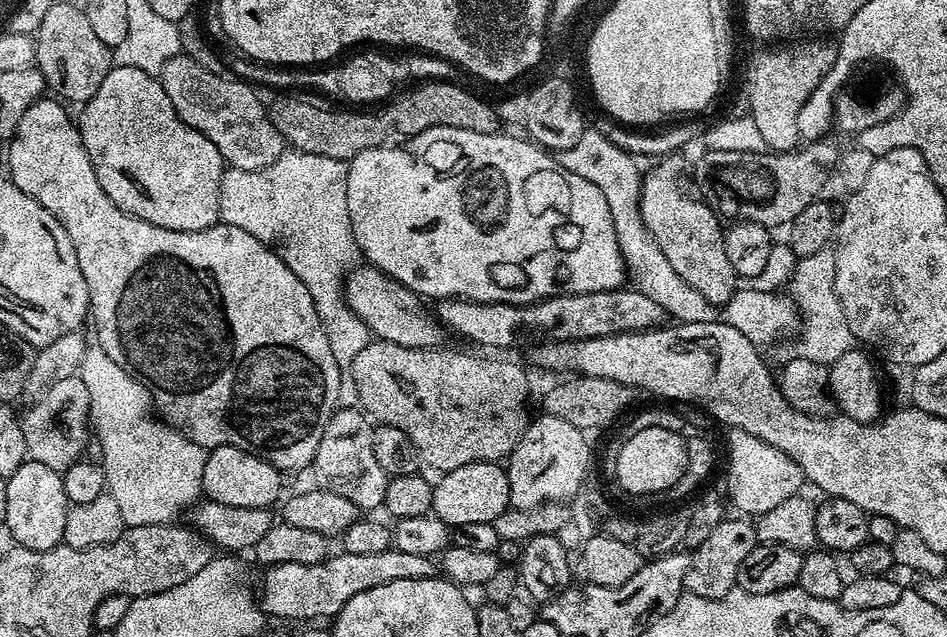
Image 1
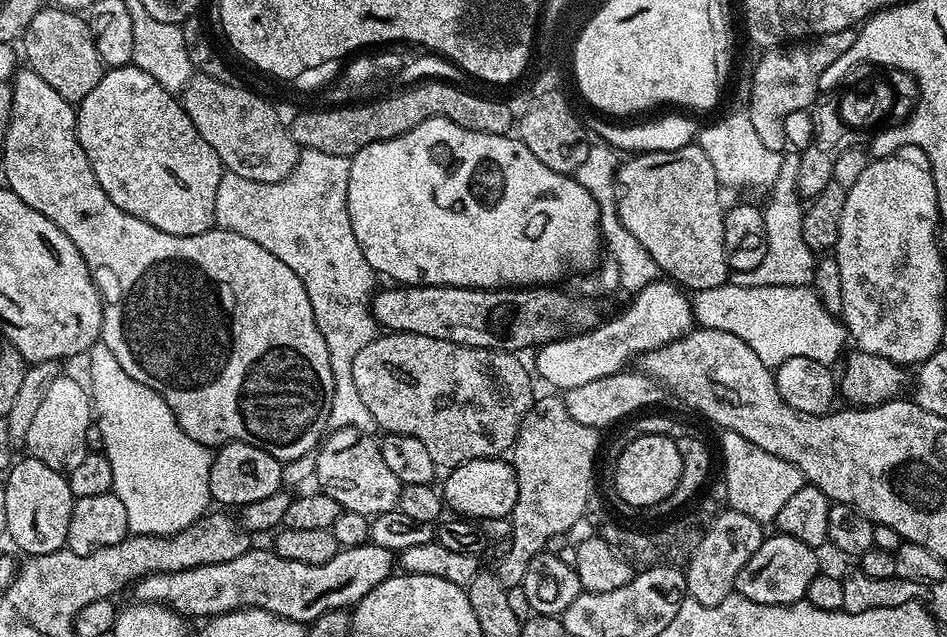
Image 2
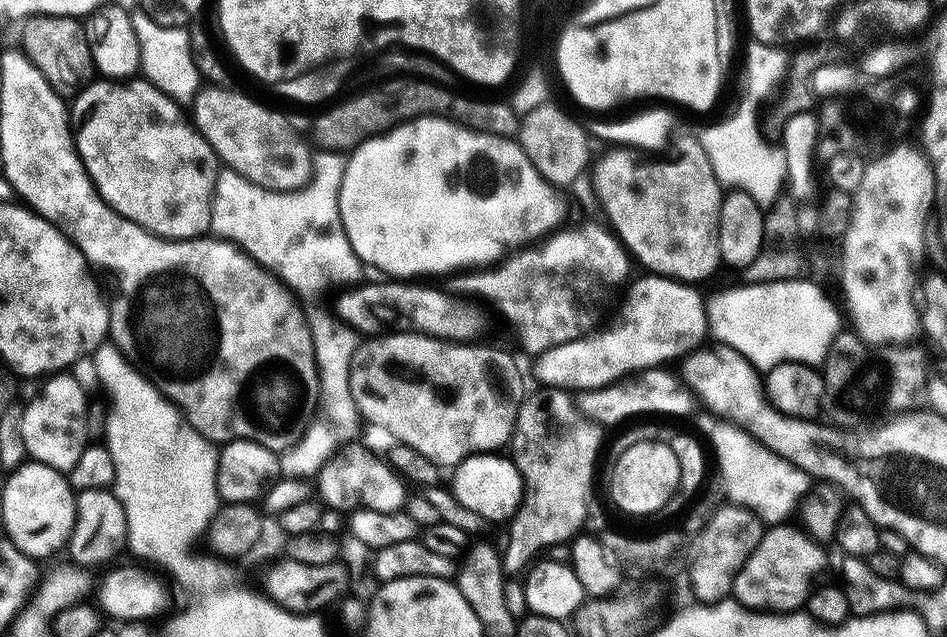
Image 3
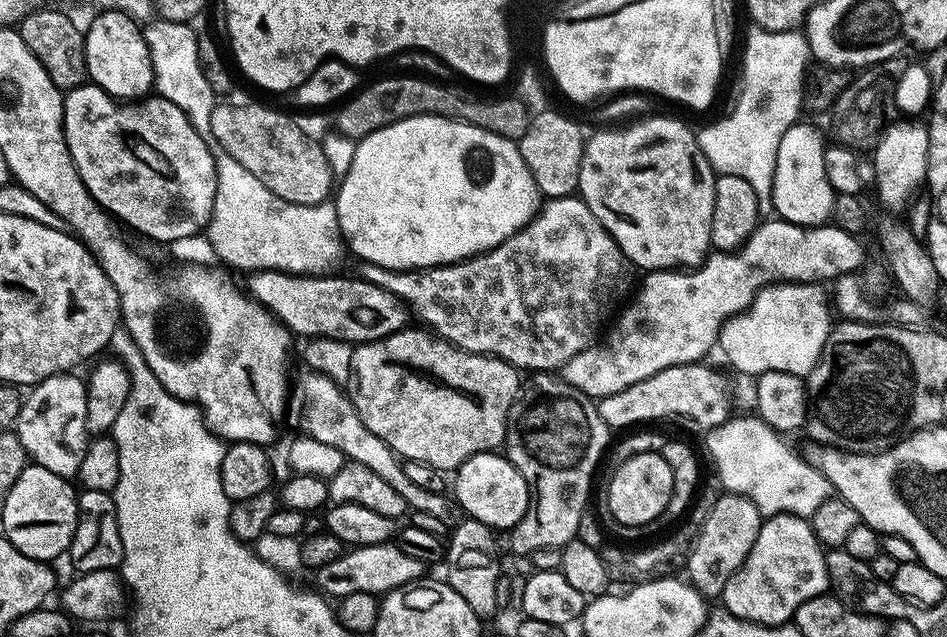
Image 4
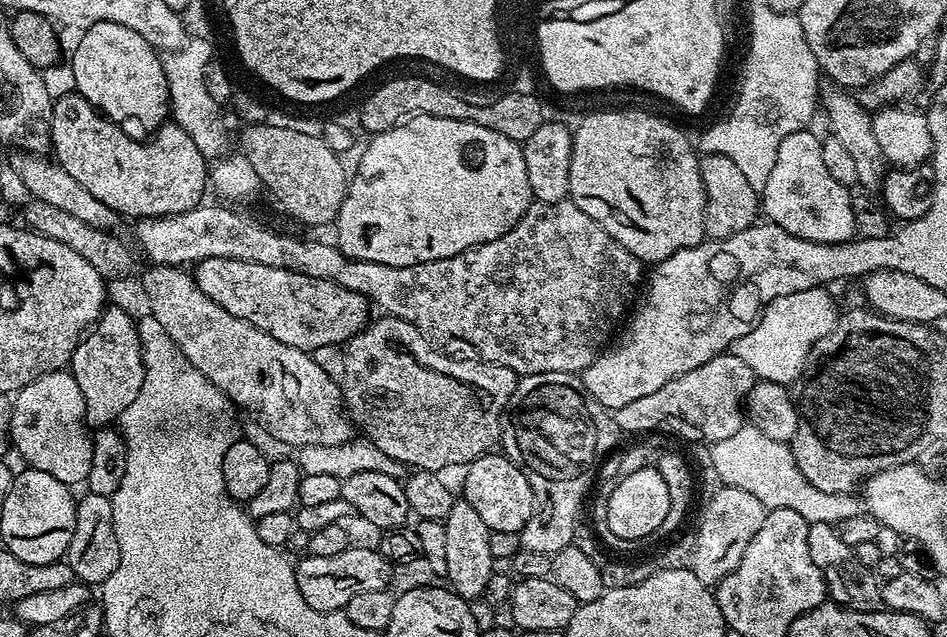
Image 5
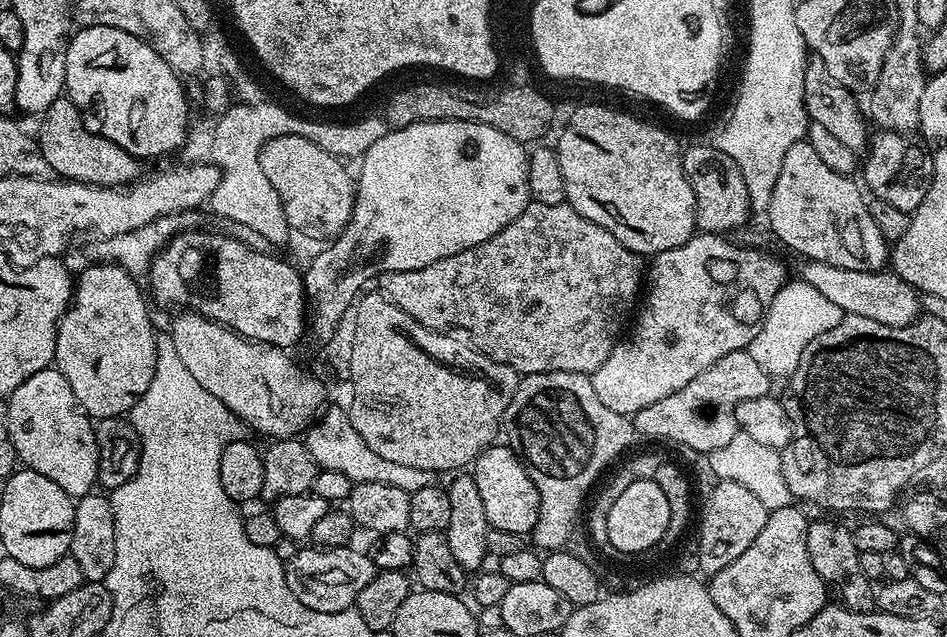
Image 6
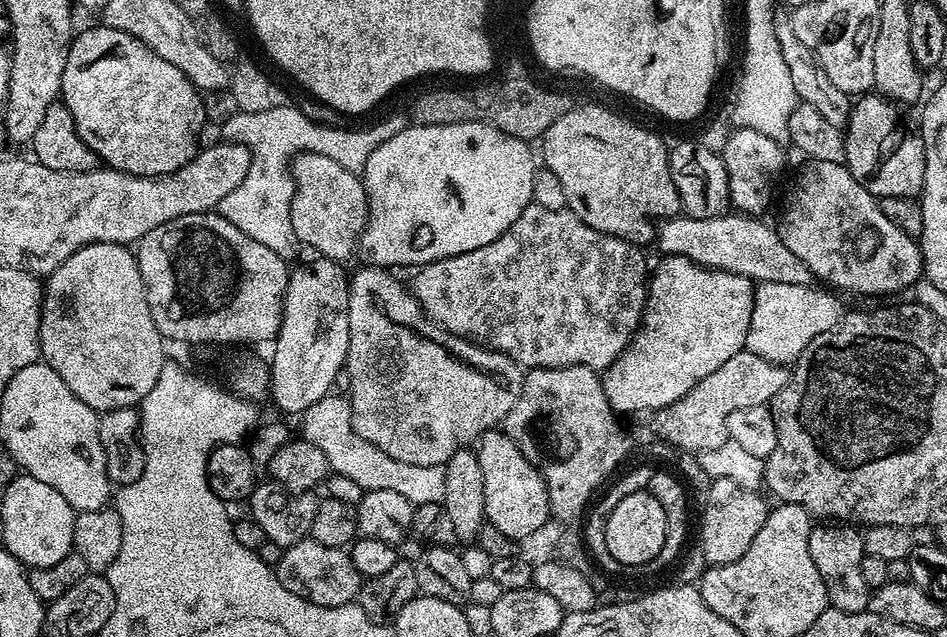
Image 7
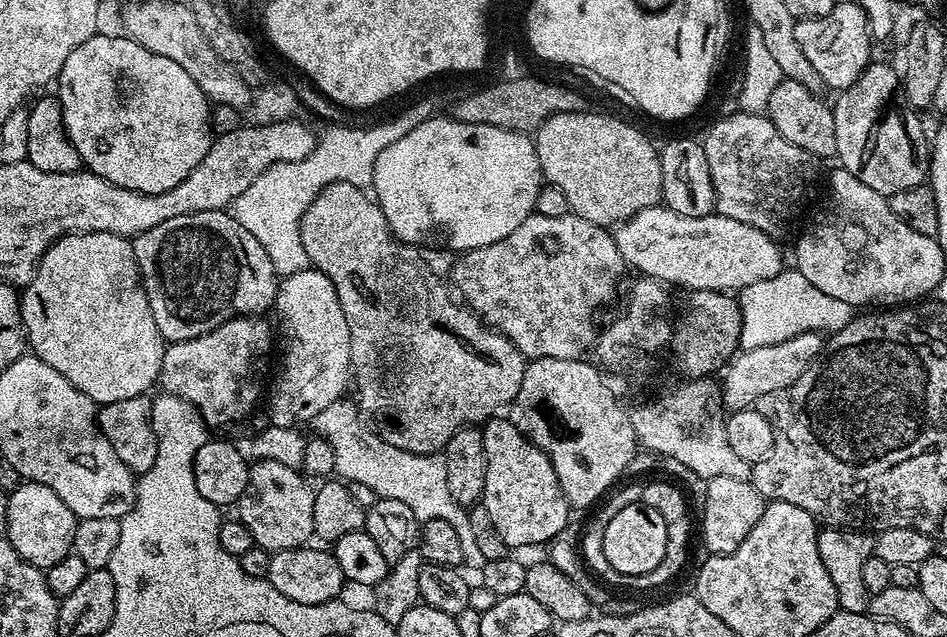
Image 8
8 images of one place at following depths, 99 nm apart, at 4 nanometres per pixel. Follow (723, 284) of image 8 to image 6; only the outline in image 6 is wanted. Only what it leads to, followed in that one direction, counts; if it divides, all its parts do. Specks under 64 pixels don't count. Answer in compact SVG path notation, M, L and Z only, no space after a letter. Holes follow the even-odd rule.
M804 260L801 265L800 272L798 272L799 279L814 286L814 290L818 290L829 302L834 302L834 306L841 308L847 315L874 318L874 322L882 322L882 326L906 326L921 315L921 293L911 288L902 277L897 276L891 270L866 272L864 270L842 269L840 266L830 266L826 262L818 262L817 260Z

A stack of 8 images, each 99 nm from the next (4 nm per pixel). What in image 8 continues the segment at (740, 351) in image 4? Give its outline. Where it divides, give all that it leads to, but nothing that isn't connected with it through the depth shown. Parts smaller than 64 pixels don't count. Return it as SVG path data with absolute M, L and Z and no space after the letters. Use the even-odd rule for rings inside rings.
M782 270L774 278L766 278L766 282L746 286L738 299L742 318L741 349L774 346L774 342L786 342L807 332L831 334L846 327L854 315L852 306L841 299L830 298L830 294L818 290L818 286L795 270Z

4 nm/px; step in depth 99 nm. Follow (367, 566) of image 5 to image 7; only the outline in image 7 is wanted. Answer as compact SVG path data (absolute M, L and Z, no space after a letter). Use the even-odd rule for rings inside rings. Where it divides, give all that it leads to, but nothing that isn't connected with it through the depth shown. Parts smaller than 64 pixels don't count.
M305 538L283 549L279 555L280 561L274 564L276 577L286 590L290 590L290 594L298 594L298 598L306 598L306 602L314 602L318 606L342 606L359 597L362 577L345 549L322 546Z

